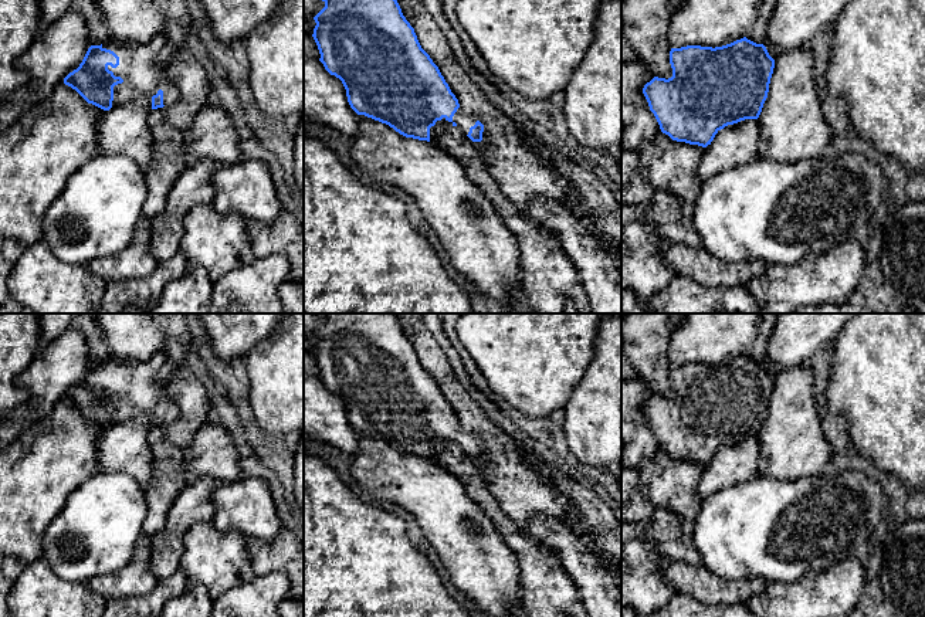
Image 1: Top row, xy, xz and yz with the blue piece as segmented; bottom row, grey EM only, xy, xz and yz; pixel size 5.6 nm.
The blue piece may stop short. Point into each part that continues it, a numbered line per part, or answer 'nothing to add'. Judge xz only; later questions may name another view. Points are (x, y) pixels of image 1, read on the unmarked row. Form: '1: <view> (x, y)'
1: xz (464, 438)

